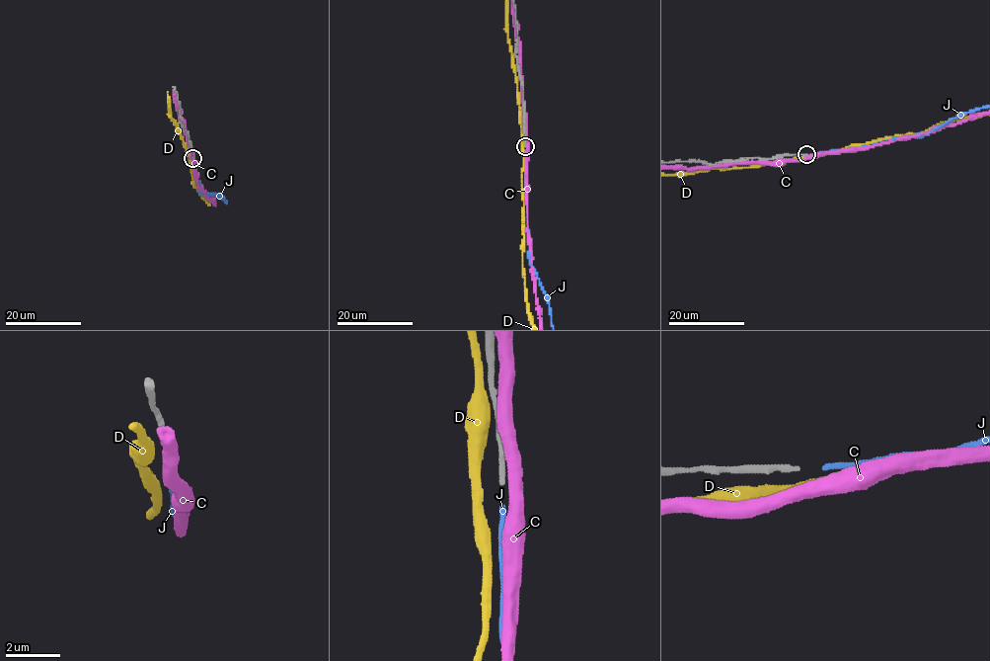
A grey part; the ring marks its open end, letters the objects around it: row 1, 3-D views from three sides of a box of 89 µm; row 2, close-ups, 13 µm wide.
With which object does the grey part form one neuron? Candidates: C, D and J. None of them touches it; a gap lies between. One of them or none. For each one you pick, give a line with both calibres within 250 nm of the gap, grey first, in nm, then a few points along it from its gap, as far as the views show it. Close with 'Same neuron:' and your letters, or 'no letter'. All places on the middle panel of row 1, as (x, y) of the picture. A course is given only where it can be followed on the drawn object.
J: calibres 170 and 200 nm
Same neuron: J

